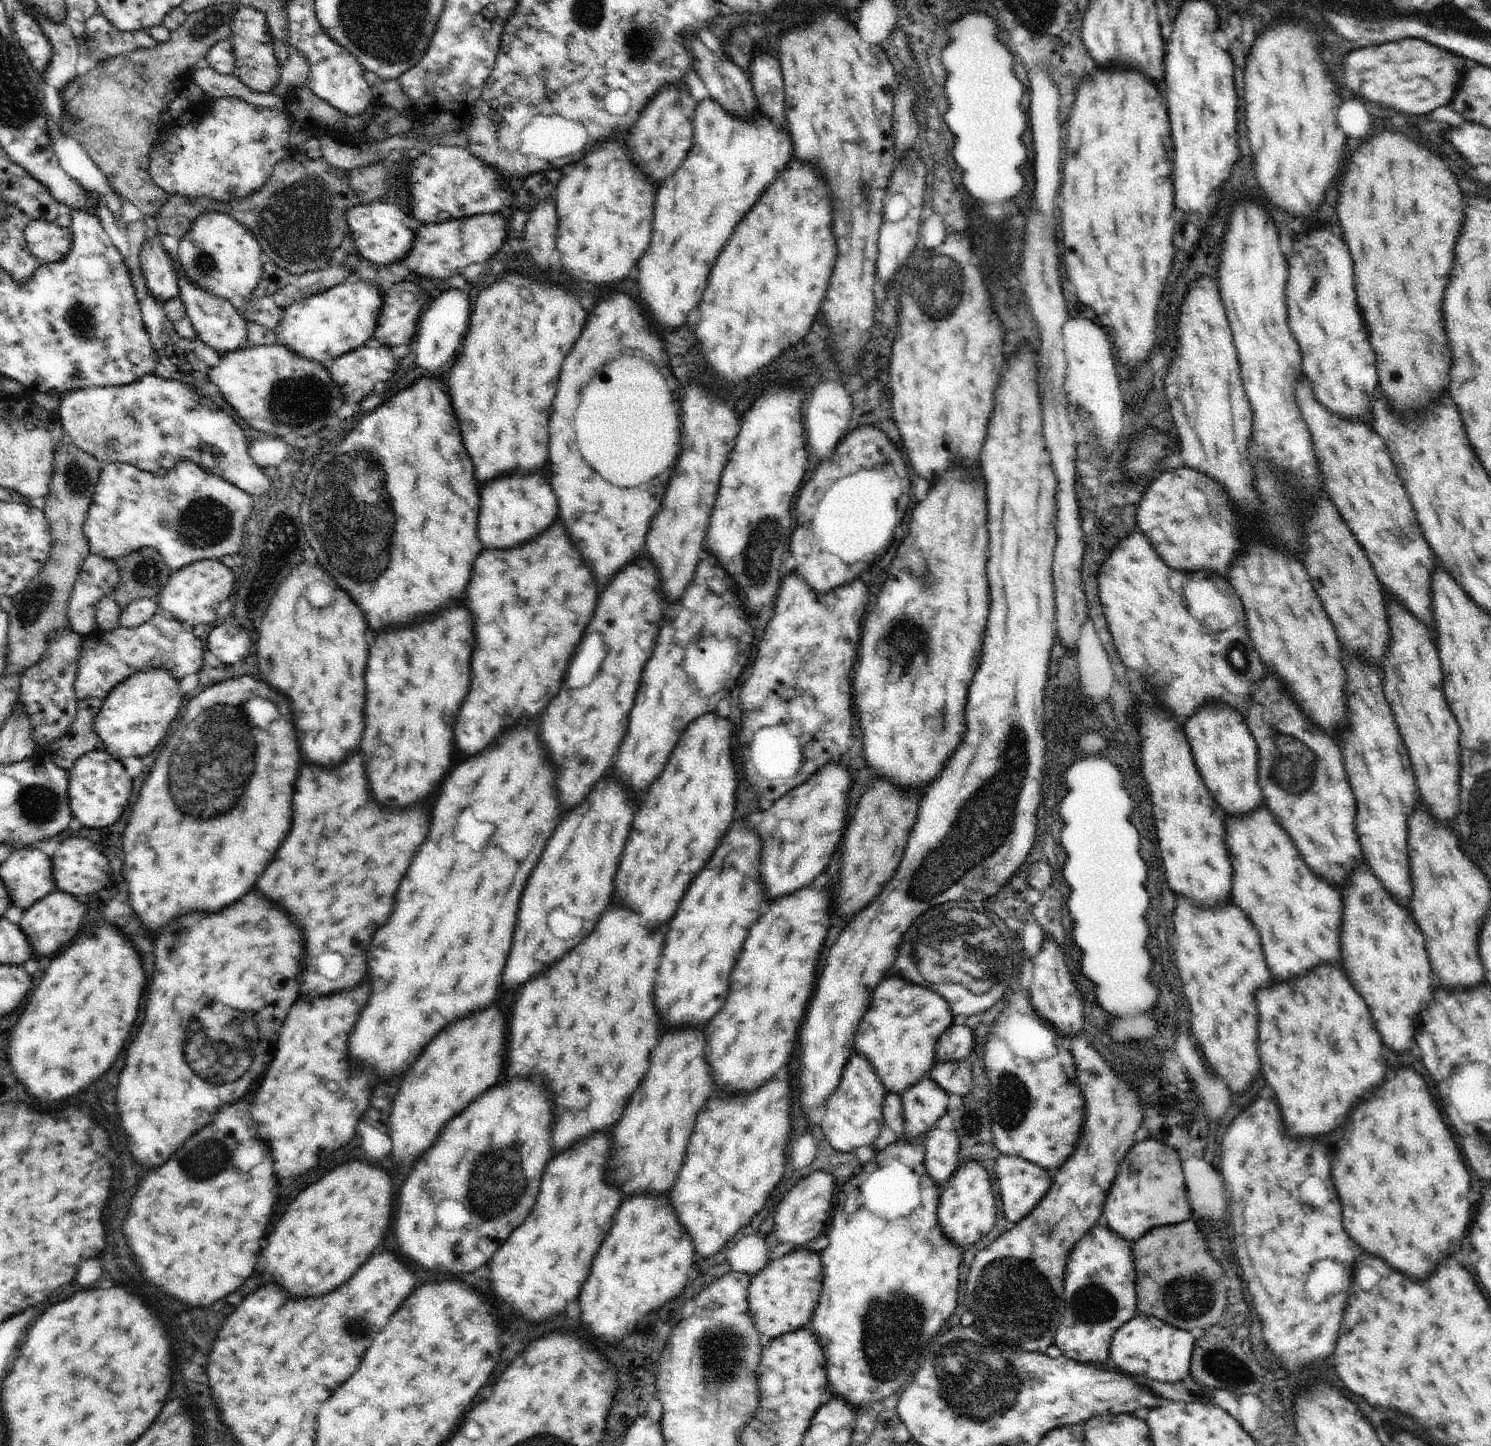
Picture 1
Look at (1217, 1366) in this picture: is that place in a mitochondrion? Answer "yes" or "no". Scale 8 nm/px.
yes

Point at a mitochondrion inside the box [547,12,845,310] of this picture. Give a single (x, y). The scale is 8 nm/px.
(638, 43)

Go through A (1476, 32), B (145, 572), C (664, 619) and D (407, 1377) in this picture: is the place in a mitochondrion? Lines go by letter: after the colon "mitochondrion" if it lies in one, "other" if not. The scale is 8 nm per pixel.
A: mitochondrion
B: mitochondrion
C: other
D: other

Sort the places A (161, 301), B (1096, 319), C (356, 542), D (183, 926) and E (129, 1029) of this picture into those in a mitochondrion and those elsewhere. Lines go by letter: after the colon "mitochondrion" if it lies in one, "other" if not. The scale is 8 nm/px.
A: other
B: other
C: mitochondrion
D: mitochondrion
E: other

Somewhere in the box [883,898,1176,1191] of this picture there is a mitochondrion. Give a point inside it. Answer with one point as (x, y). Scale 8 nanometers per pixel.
(973, 949)

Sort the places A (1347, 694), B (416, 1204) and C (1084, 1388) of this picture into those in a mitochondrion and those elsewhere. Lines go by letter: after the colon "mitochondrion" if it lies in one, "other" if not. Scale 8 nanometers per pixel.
A: other
B: other
C: other

